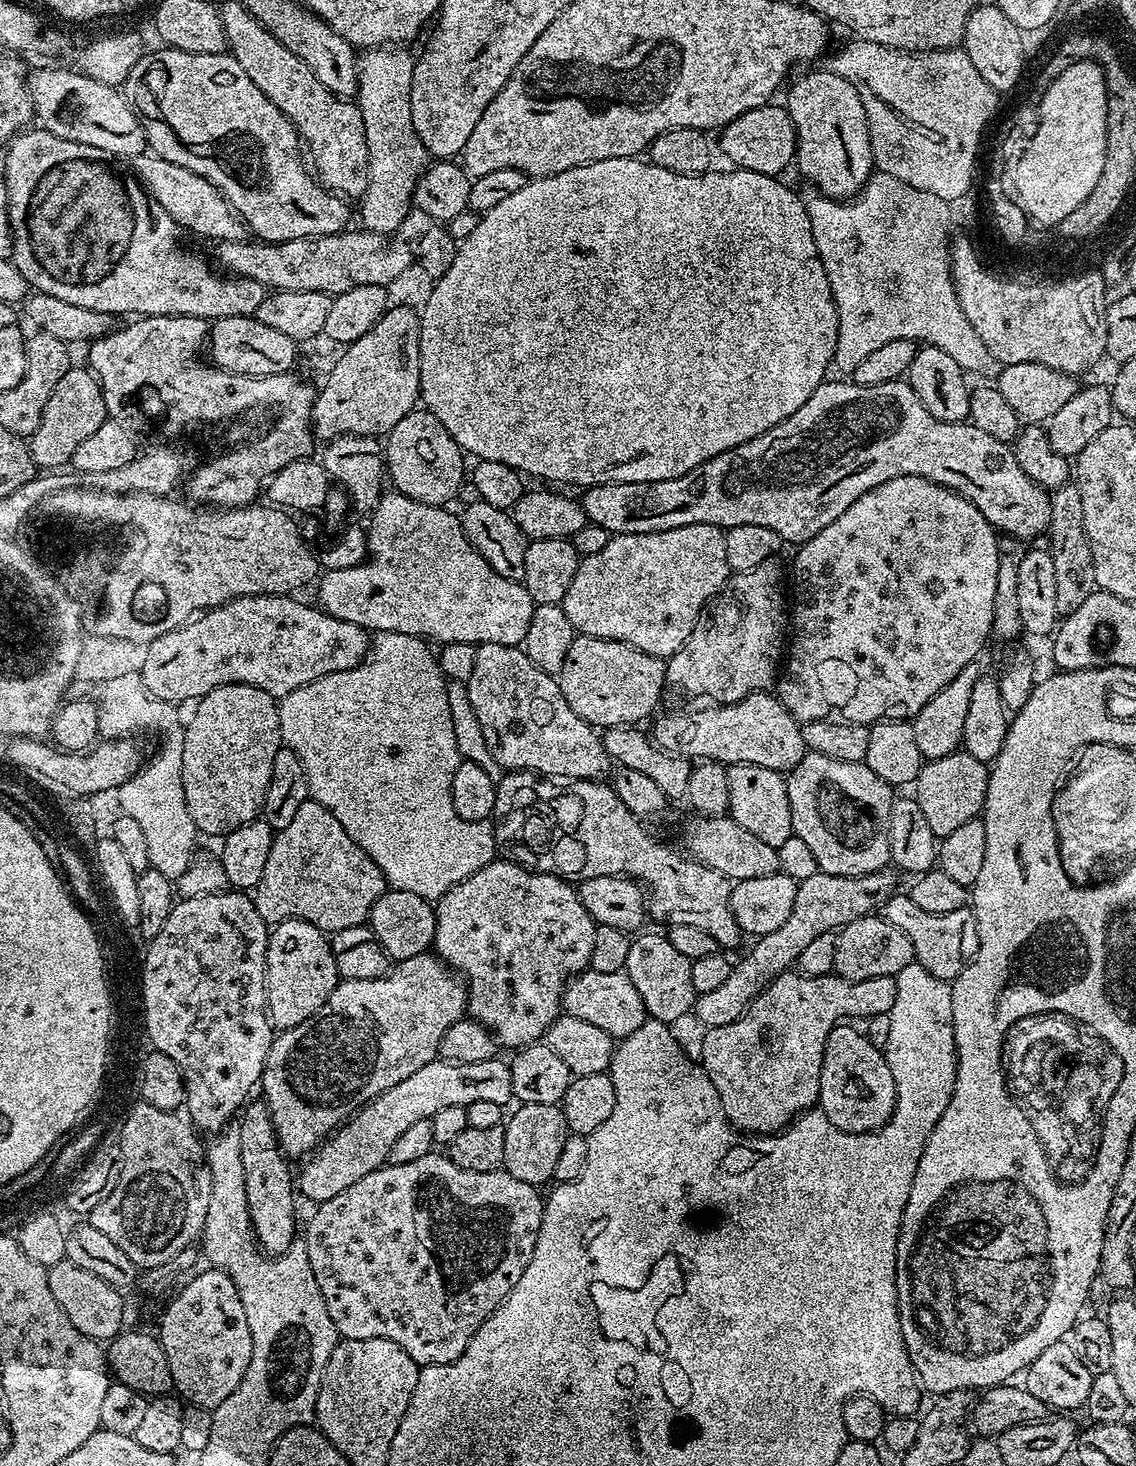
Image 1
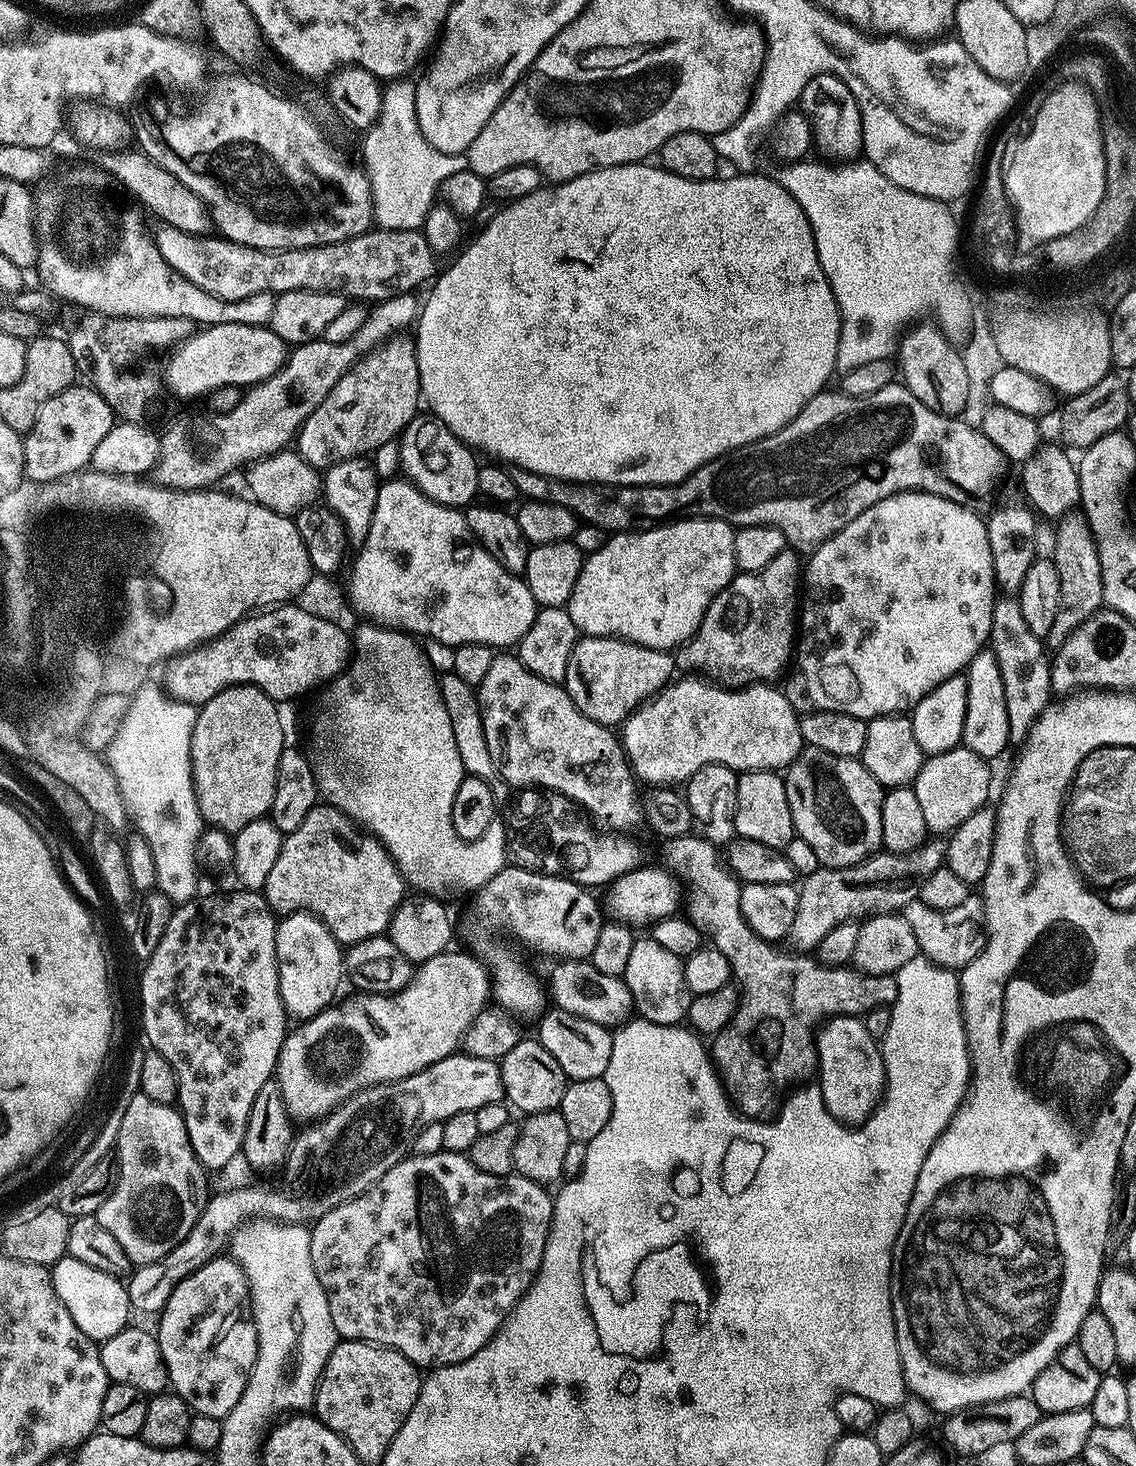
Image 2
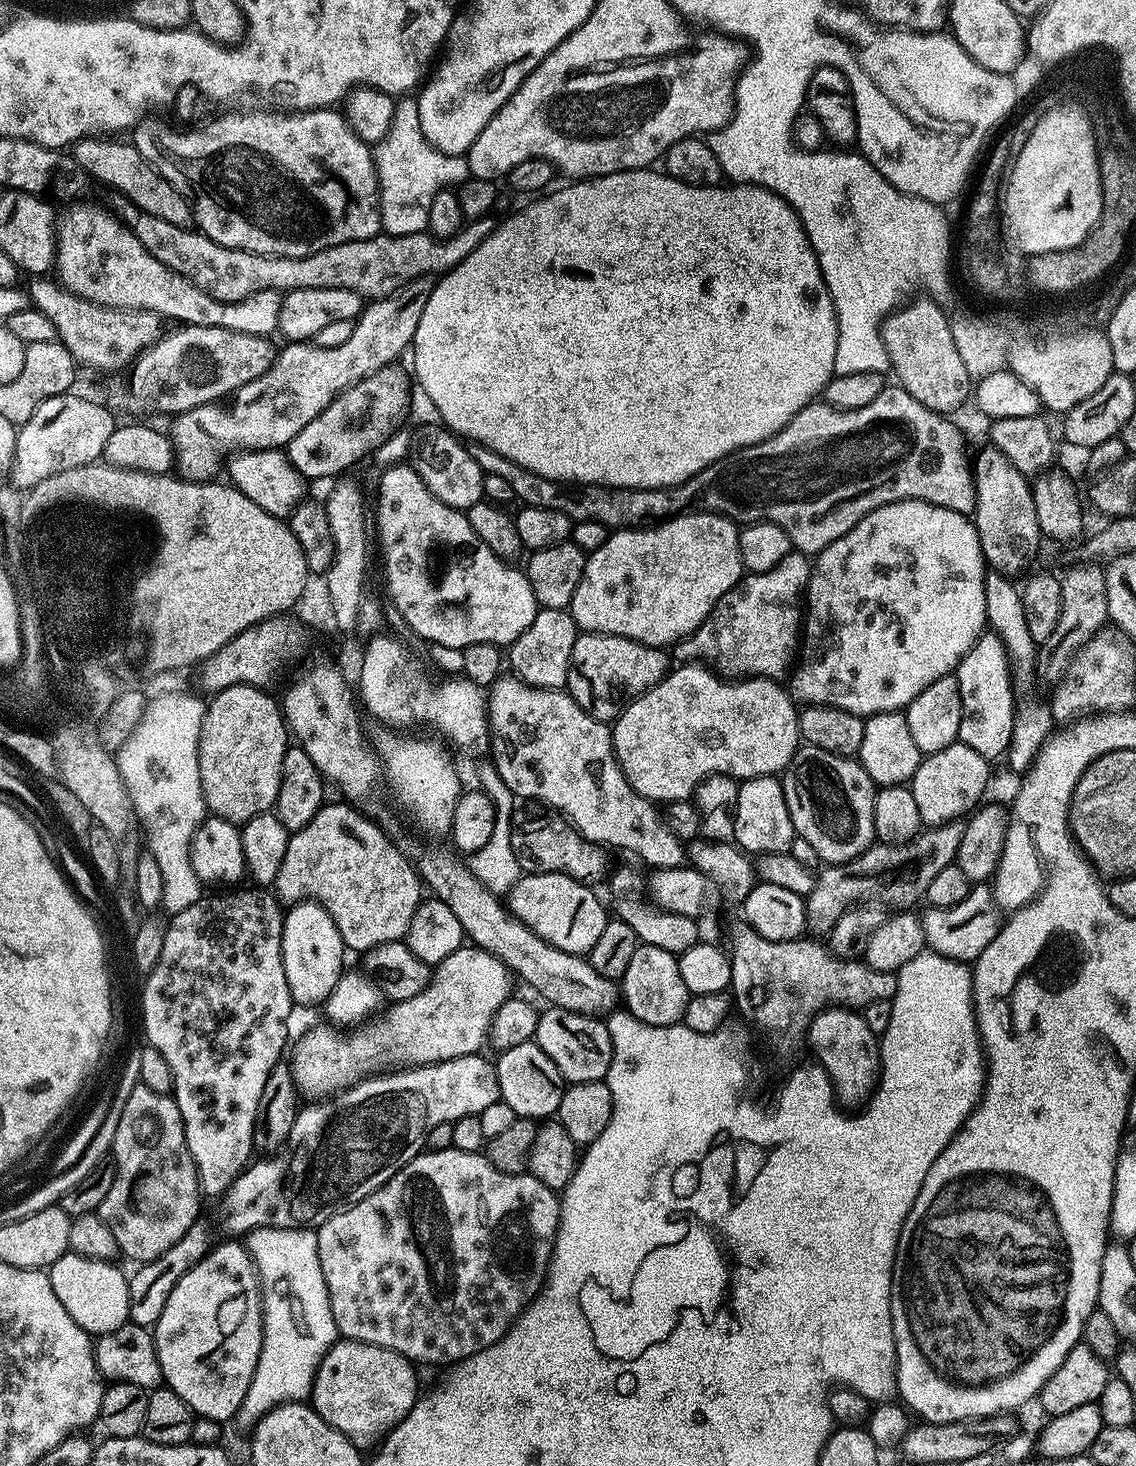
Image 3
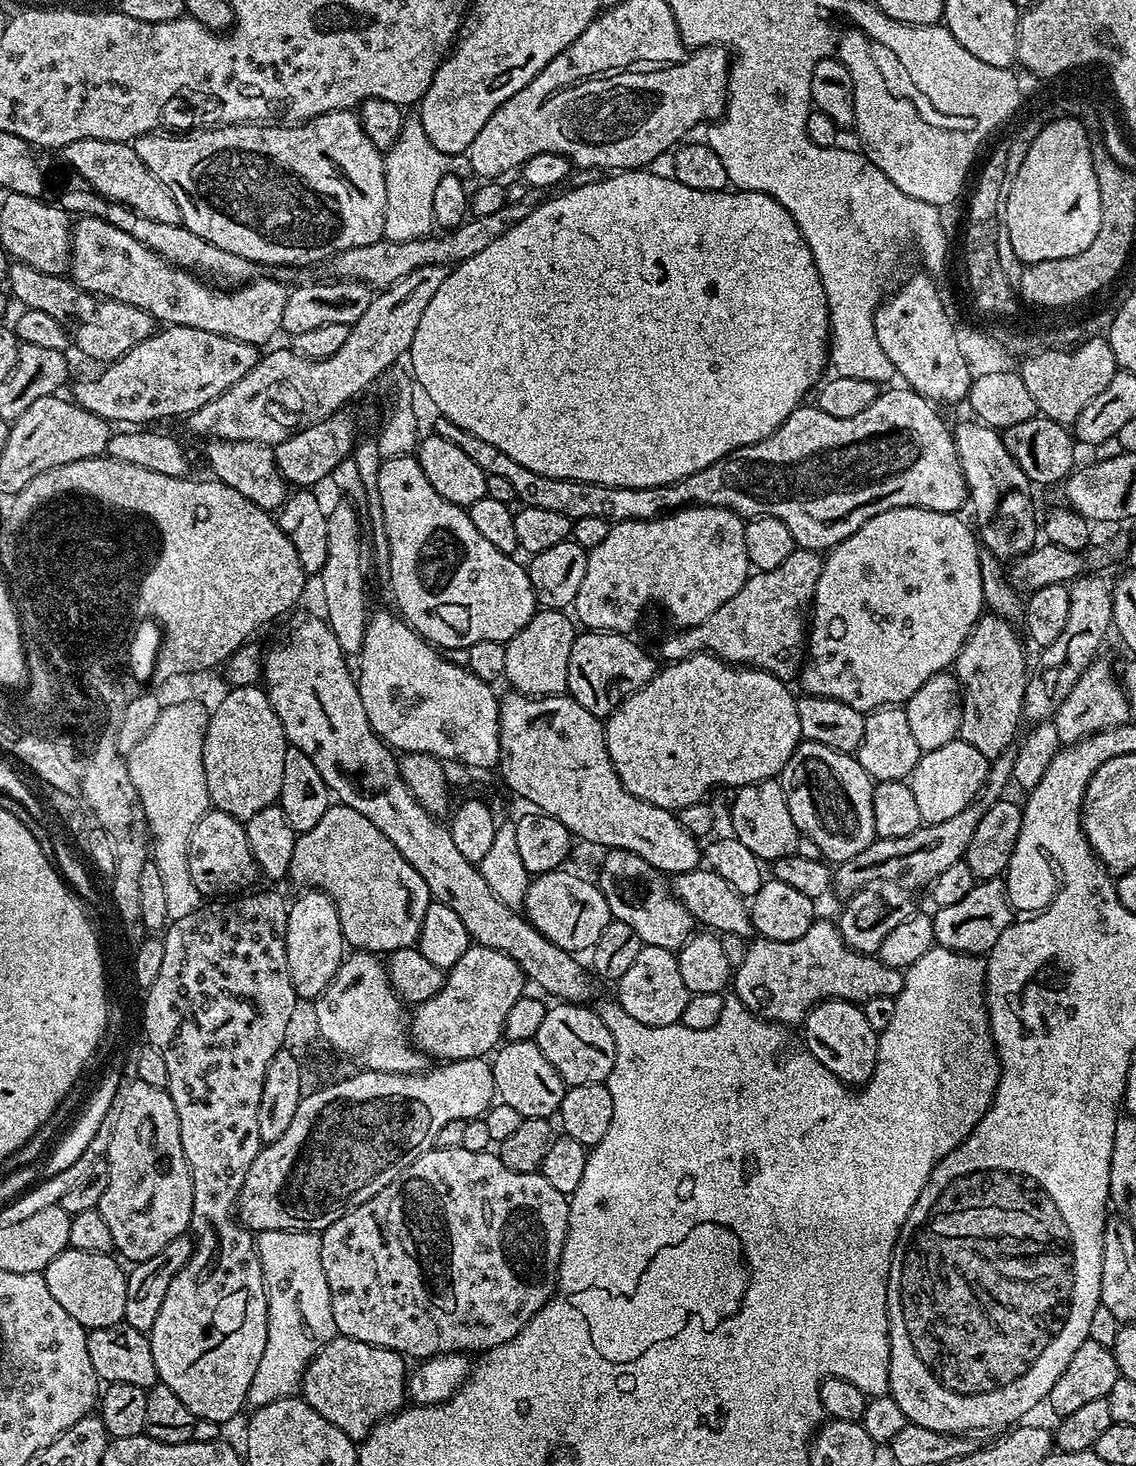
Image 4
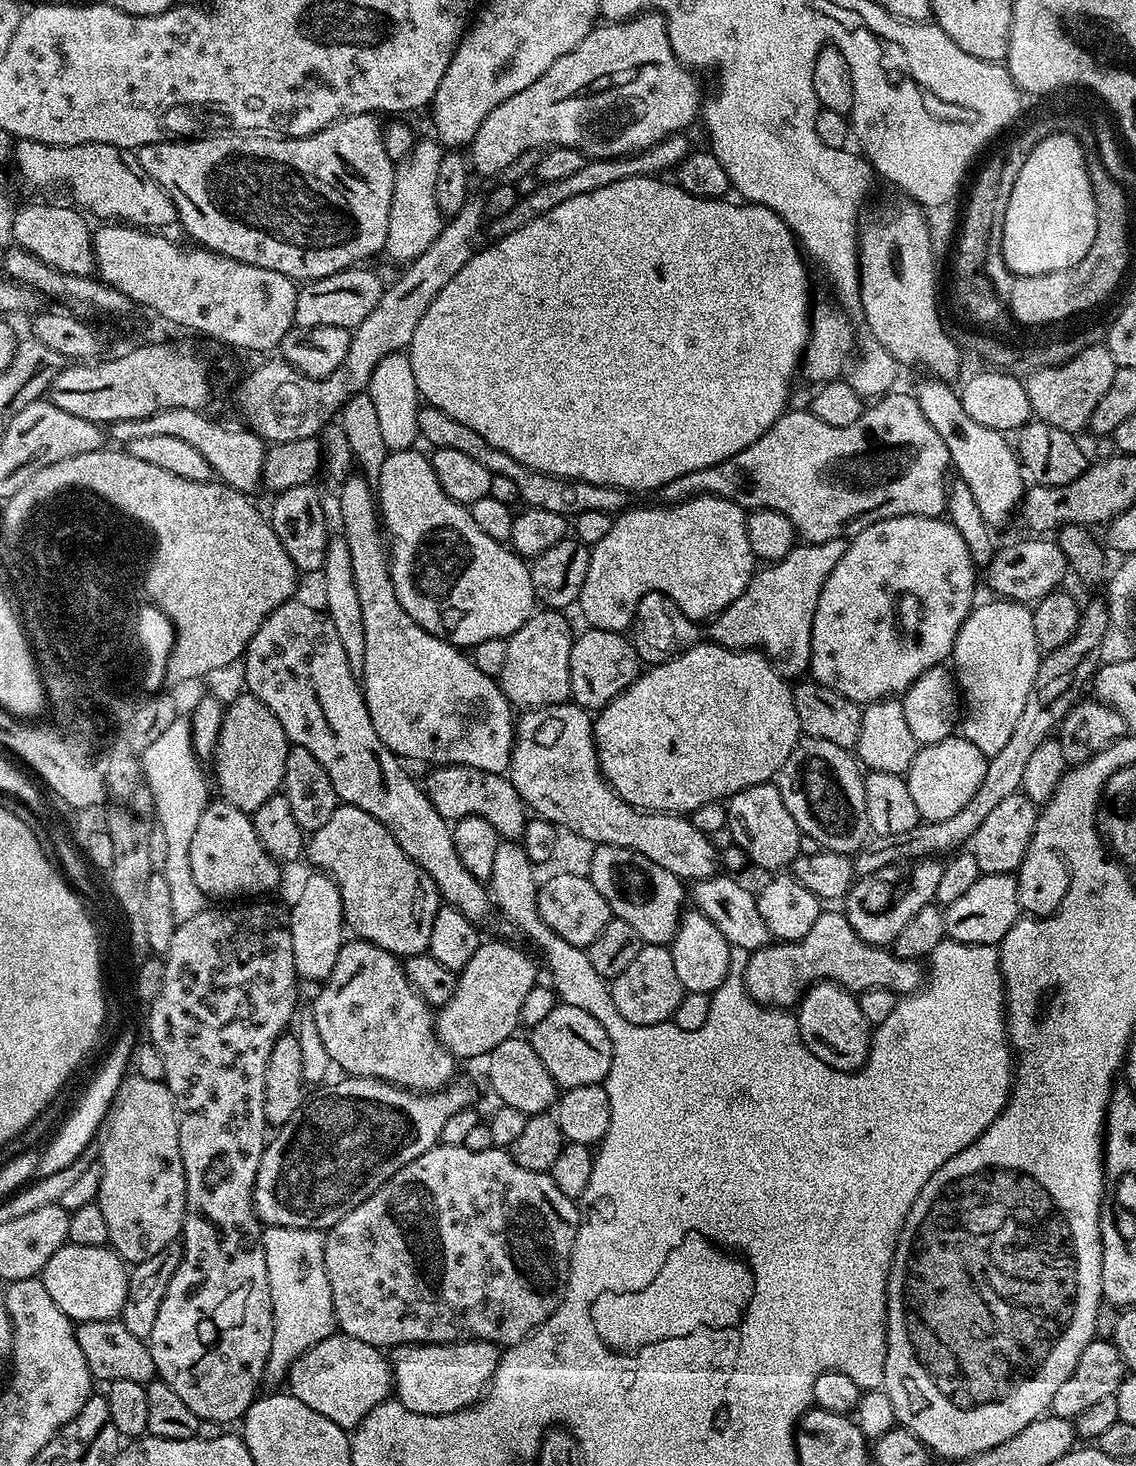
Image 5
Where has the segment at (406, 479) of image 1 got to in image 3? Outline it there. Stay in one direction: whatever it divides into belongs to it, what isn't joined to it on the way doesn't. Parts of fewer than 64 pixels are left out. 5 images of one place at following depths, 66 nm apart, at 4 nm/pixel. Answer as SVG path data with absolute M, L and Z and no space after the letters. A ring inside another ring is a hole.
M438 424L424 426L414 438L415 441L416 438L418 440L418 448L416 450L415 447L414 450L416 461L411 461L410 467L439 500L451 508L467 510L485 499L485 472L480 469L467 447L449 429Z

